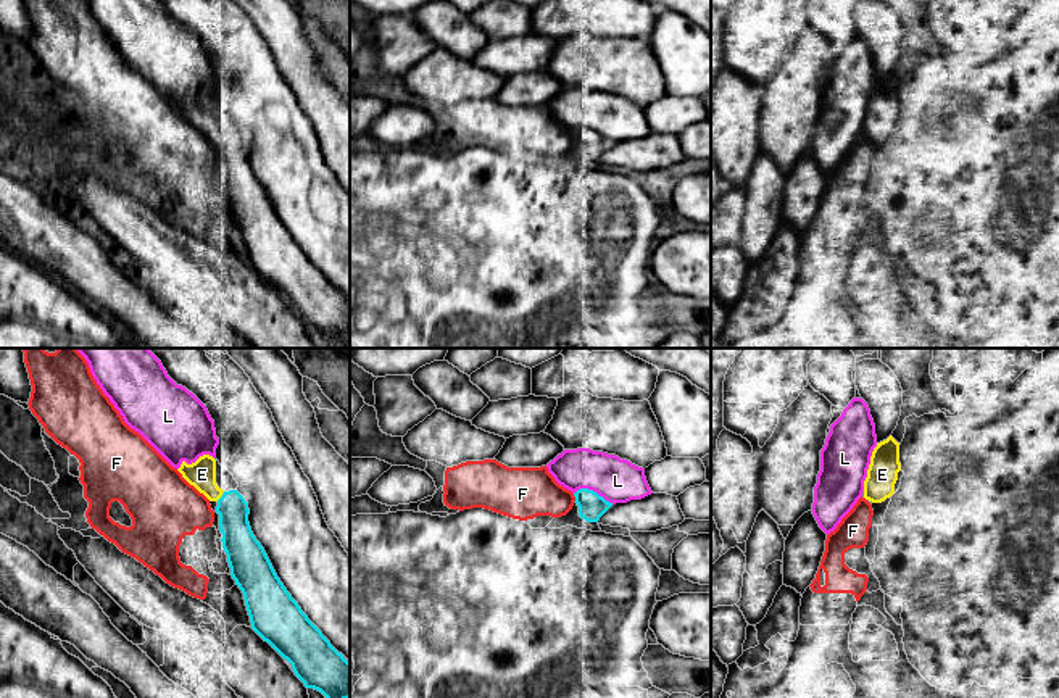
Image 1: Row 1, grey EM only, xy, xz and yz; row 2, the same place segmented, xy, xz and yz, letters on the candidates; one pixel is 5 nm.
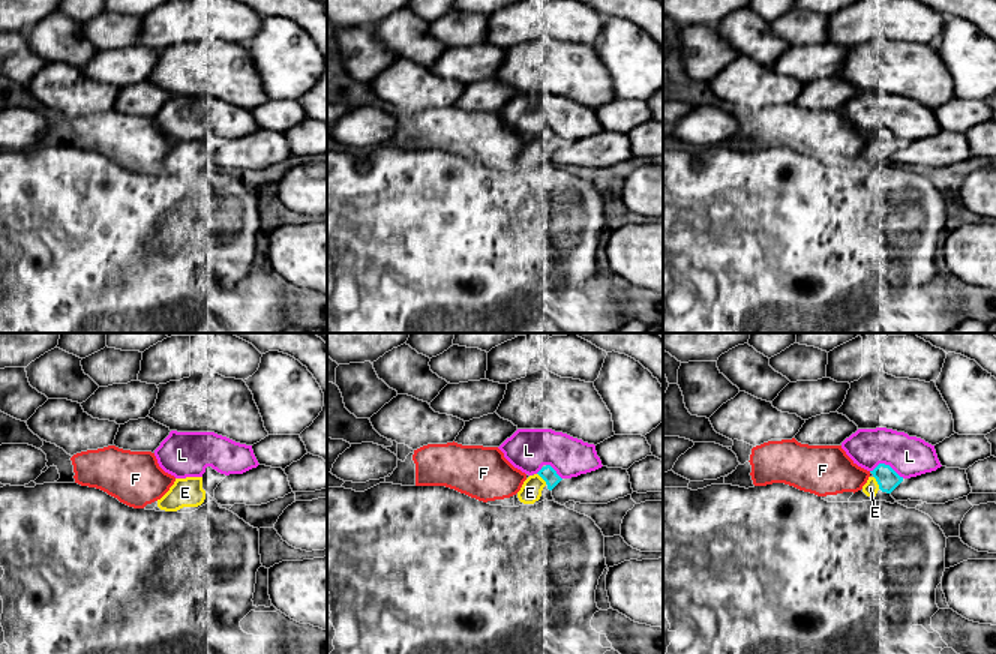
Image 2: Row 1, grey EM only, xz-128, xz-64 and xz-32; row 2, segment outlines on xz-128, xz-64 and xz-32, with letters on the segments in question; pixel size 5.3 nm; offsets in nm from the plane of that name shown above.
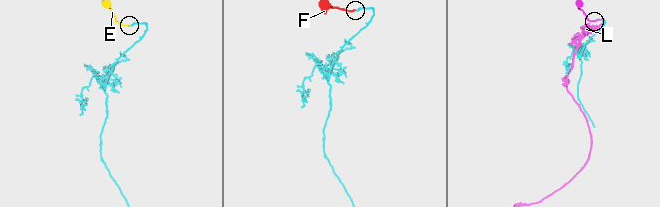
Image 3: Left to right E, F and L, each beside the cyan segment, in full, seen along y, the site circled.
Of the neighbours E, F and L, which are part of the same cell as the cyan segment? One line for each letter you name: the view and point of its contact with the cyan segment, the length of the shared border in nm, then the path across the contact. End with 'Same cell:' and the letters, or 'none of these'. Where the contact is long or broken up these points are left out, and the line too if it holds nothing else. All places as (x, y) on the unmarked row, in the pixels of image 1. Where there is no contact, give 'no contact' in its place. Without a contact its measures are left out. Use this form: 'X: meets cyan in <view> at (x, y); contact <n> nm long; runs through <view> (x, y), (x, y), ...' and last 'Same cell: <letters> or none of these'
E: meets cyan in xy at (221, 136); contact 60 nm long
Same cell: E

